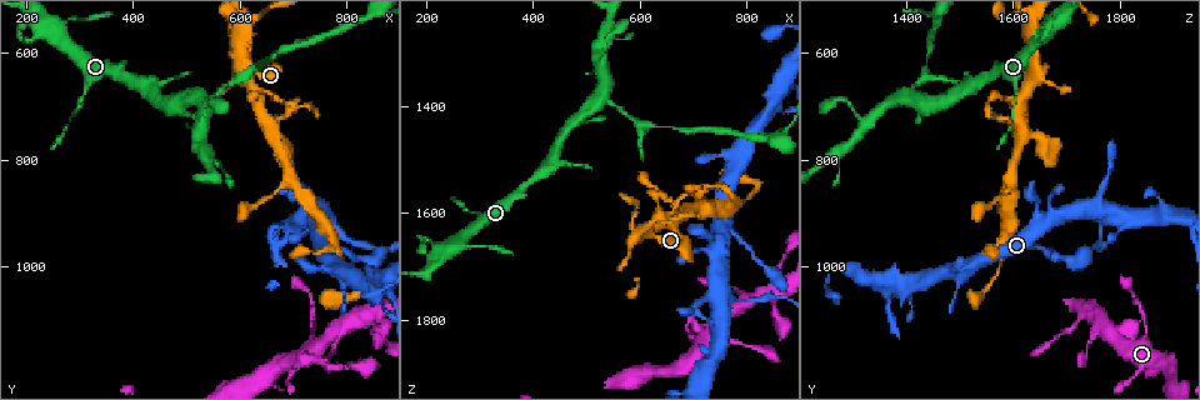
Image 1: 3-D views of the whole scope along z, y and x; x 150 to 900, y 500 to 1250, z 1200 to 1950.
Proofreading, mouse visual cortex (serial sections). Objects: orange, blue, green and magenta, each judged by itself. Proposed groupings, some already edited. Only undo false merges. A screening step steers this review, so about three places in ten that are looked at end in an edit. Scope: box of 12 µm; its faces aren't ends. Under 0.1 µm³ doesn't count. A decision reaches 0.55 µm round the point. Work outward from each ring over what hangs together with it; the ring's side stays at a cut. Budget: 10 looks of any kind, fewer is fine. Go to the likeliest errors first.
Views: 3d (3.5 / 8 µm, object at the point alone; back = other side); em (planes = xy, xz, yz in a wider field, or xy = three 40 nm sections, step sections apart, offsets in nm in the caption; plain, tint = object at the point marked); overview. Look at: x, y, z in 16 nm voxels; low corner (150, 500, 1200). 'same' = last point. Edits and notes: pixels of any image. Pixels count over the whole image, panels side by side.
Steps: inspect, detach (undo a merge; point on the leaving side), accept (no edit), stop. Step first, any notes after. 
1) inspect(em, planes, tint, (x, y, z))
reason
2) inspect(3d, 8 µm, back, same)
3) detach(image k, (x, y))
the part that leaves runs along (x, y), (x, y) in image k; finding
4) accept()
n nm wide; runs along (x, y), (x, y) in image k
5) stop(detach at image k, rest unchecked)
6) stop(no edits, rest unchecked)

inspect(3d, 8 µm, (525, 680, 1385))
arms part here

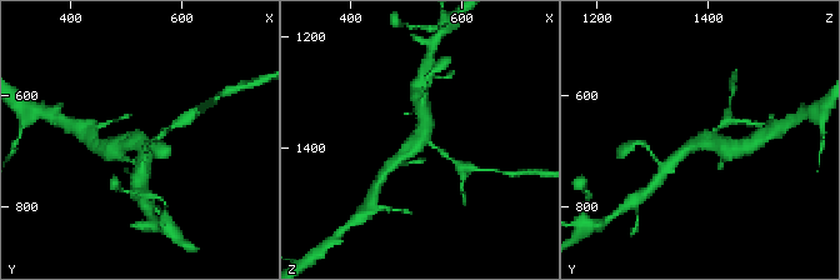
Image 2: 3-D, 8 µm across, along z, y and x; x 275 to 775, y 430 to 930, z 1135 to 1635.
inspect(em, xy, step 5, tint, (530, 685, 1380))
3 arms; arms of 150, 350, 350 nm

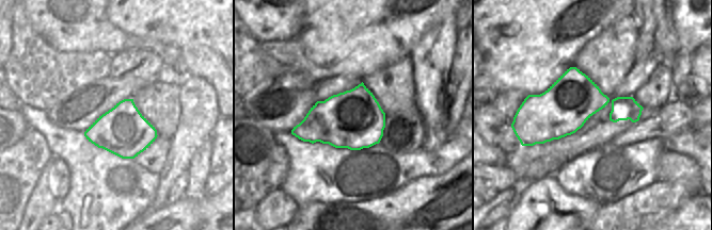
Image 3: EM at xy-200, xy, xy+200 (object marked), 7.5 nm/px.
detach(image 2, (178, 123))
two cells meet here

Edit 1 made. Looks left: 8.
inspect(overview)

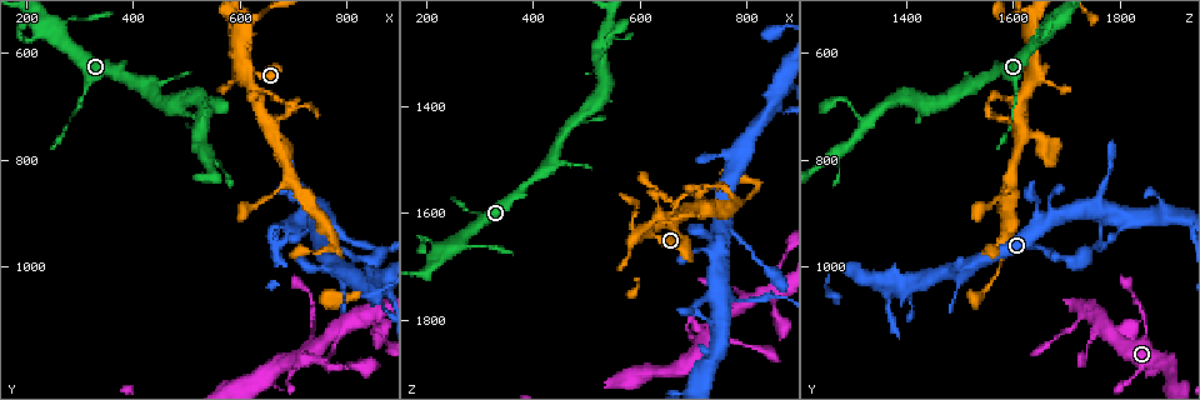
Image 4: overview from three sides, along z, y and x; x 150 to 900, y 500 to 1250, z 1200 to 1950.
inspect(3d, 3.5 µm, (845, 1095, 1750))
thick turns thin

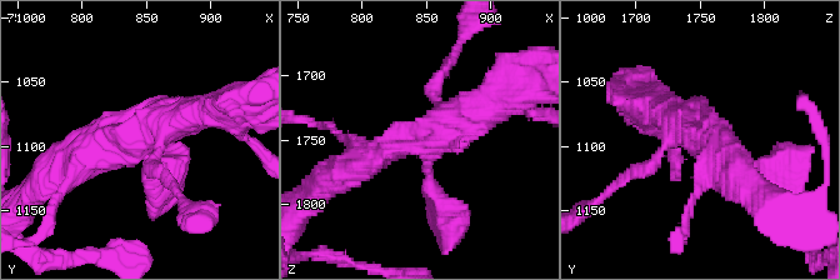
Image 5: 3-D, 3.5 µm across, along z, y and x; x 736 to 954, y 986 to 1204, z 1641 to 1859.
inspect(em, planes, tint, (844, 1092, 1750))
4 arms; arms of 200, 250, 400, 450 nm

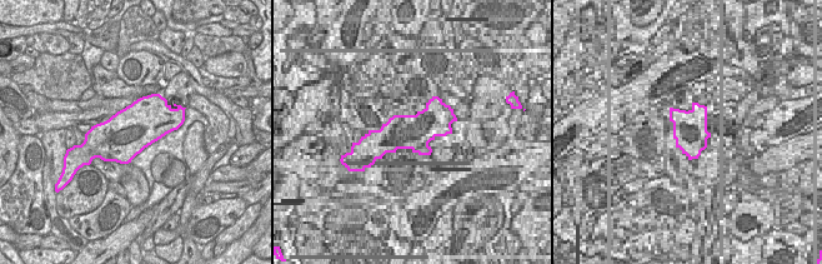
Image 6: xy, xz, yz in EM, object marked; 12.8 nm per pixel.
accept()
runs along (350, 166), (426, 138), (488, 96) in image 5; one cell here

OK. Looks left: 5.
inspect(3d, 3.5 µm, (780, 965, 1585))
sudden change in width

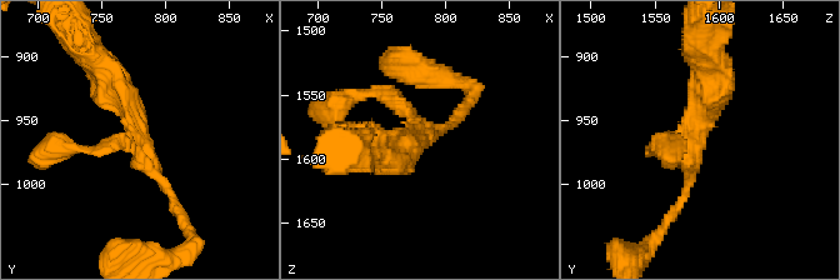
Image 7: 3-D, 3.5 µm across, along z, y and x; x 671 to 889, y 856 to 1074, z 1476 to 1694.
inspect(em, xy, step 3, tint, (780, 964, 1584))
need the tissue

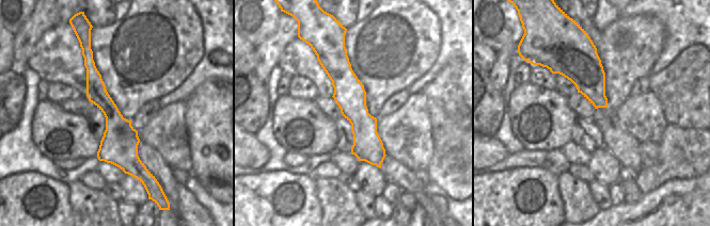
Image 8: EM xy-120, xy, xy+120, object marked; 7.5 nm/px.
accept()
runs along (84, 50), (120, 148), (144, 174) in image 8; all the same cell

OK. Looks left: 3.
inspect(3d, 3.5 µm, (850, 1040, 1410))
two arms in line, one across

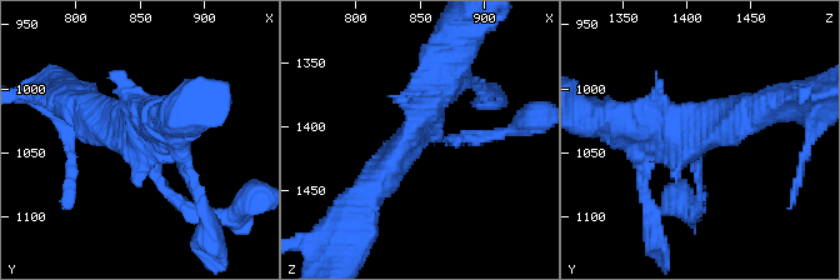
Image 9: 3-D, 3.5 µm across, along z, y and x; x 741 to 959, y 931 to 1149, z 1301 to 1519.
accept()
runs along (366, 193), (413, 135), (443, 64) in image 9; one cell here

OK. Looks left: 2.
stop(detach at image 2, rest unchecked)

